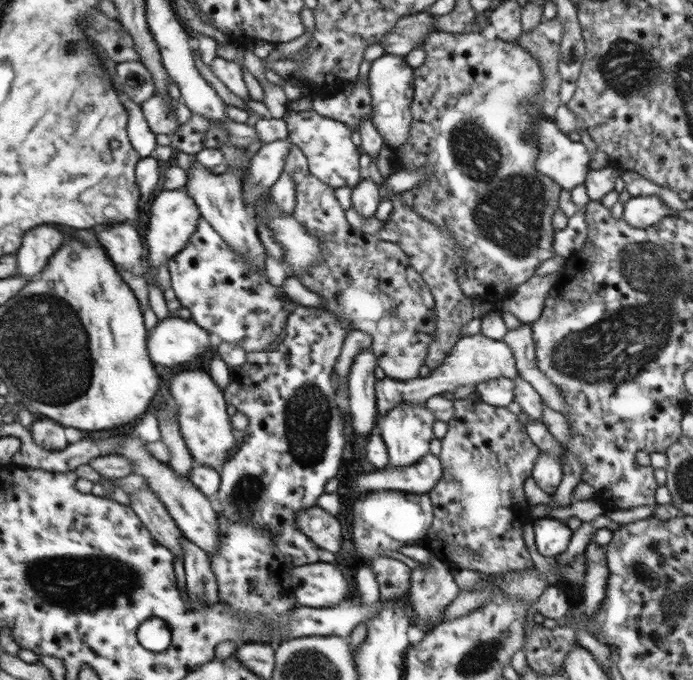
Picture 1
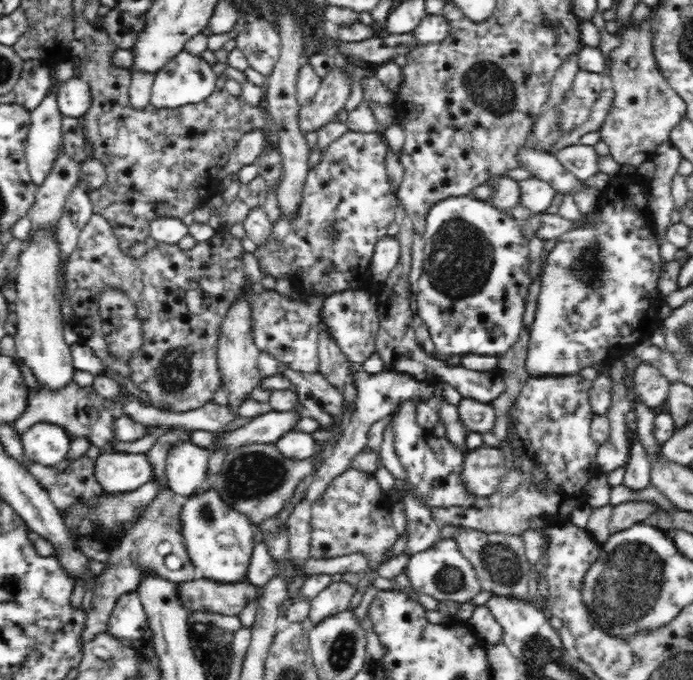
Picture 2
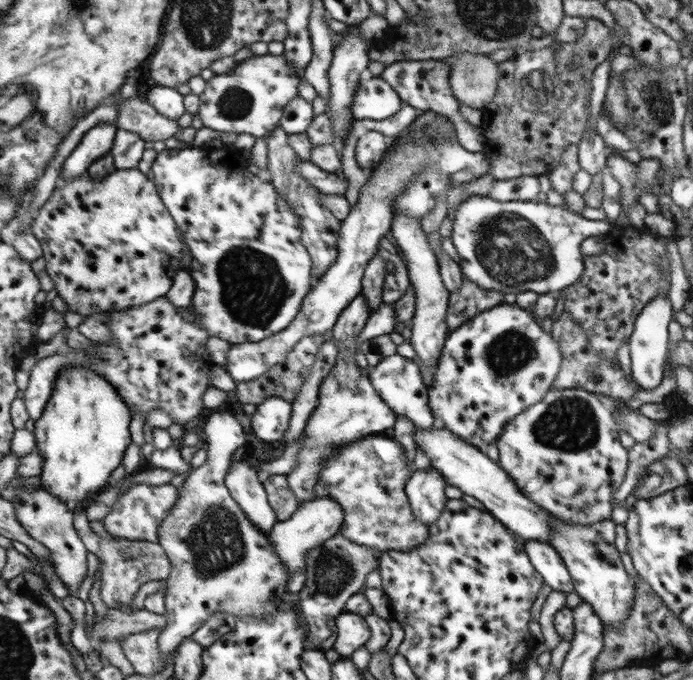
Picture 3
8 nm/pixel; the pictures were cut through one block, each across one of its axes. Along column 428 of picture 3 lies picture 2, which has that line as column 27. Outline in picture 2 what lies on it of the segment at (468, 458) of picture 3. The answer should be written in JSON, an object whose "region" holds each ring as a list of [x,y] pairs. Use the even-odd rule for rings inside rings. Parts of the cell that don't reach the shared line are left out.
{"region":[[[46,422],[33,424],[21,435],[24,457],[34,464],[56,466],[67,459],[72,438],[64,428]]]}

